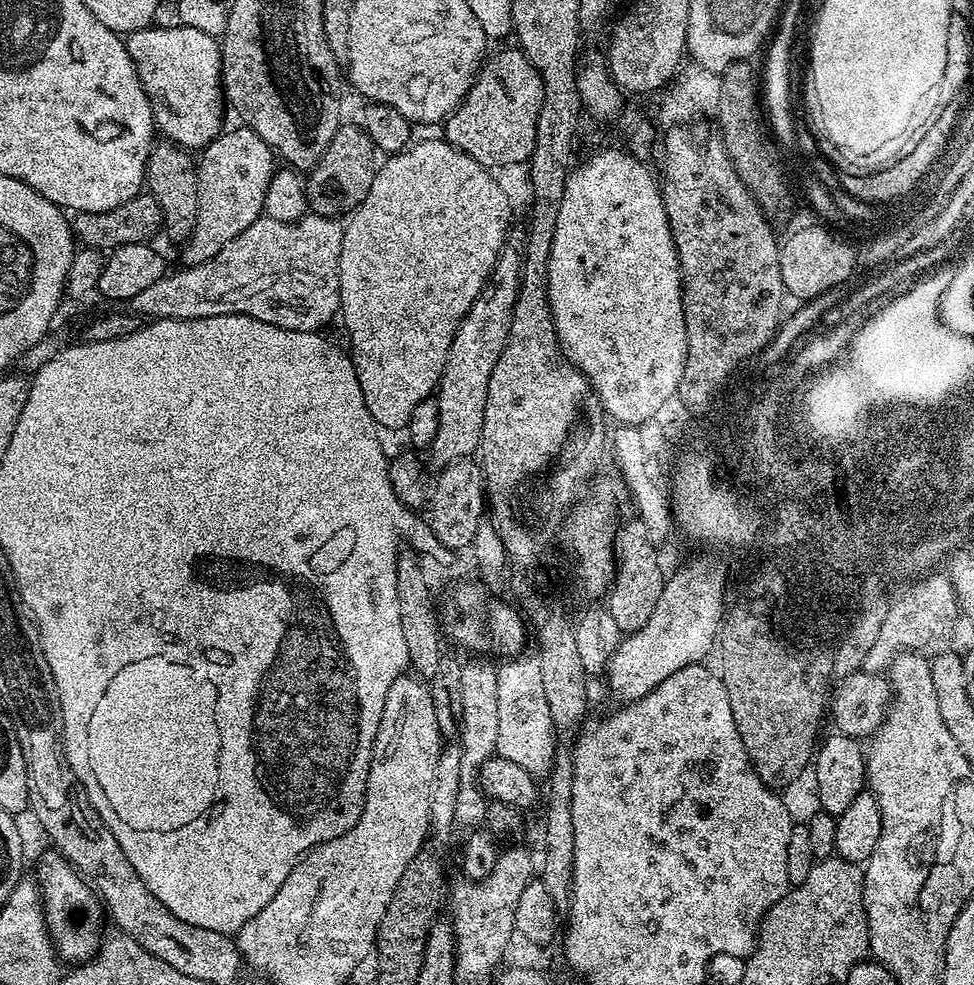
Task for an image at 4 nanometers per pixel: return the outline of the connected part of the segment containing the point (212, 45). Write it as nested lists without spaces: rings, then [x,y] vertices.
[[[153,26],[127,33],[128,57],[136,63],[136,73],[152,104],[157,129],[185,150],[203,150],[225,127],[226,97],[220,74],[220,45],[217,37],[202,34],[202,30],[175,27]]]

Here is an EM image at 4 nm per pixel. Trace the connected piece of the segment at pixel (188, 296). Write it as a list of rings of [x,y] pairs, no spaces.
[[[306,214],[300,220],[287,224],[263,215],[250,226],[246,226],[246,230],[242,230],[242,234],[238,234],[238,238],[230,238],[230,242],[226,242],[226,246],[222,246],[222,250],[218,250],[218,254],[214,254],[214,258],[210,258],[193,268],[181,267],[181,272],[176,272],[173,276],[172,273],[165,274],[158,282],[154,282],[154,286],[149,286],[147,290],[142,290],[142,294],[134,294],[134,298],[130,302],[131,311],[141,318],[155,318],[157,320],[197,320],[198,318],[214,318],[215,316],[225,316],[226,314],[238,314],[239,316],[249,316],[258,322],[266,322],[286,330],[320,332],[324,330],[324,327],[332,319],[337,319],[340,310],[340,247],[342,246],[343,237],[344,224],[339,219],[330,216]]]

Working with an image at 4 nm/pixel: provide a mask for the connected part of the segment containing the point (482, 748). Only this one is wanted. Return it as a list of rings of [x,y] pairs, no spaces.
[[[484,660],[465,661],[462,670],[462,692],[459,703],[458,742],[462,750],[460,780],[479,780],[484,761],[495,755],[498,738],[497,667]]]

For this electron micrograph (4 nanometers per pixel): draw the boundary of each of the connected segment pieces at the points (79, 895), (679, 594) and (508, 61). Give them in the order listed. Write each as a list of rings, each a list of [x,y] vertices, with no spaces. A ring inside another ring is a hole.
[[[48,850],[48,853],[40,860],[38,887],[42,893],[44,923],[48,925],[48,938],[52,942],[57,957],[64,962],[69,960],[69,965],[72,966],[79,966],[91,960],[102,943],[102,935],[100,936],[100,912],[102,916],[102,904],[92,884],[73,867],[73,864],[65,856],[60,855],[55,850]]]
[[[693,566],[687,572],[680,572],[679,576],[669,584],[668,590],[662,590],[661,598],[652,607],[650,618],[646,626],[642,626],[636,632],[627,633],[621,639],[619,646],[614,650],[606,669],[608,684],[621,696],[624,702],[637,700],[646,694],[646,690],[664,678],[670,678],[684,666],[699,664],[705,658],[708,651],[715,649],[718,637],[721,635],[724,617],[726,615],[726,600],[720,594],[721,576],[719,569],[711,566]]]
[[[511,47],[481,63],[466,98],[442,124],[443,139],[489,170],[495,169],[495,164],[531,161],[538,112],[542,110],[544,79],[519,47]]]

